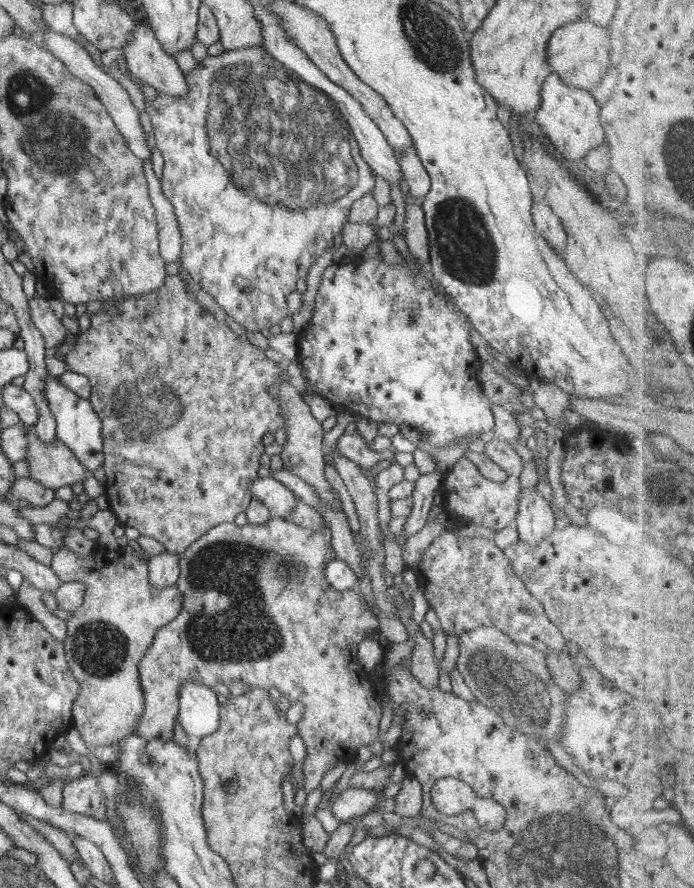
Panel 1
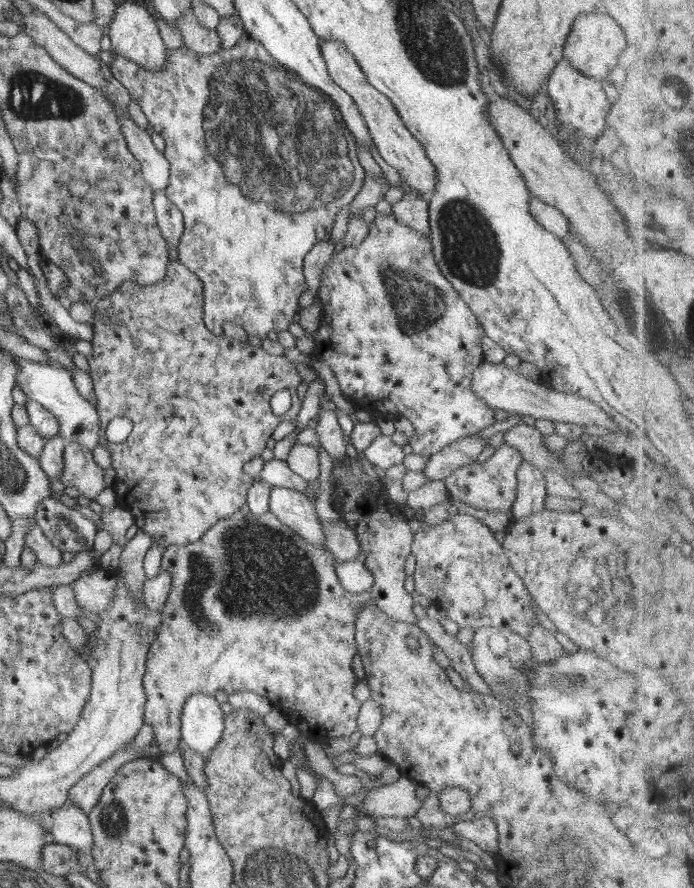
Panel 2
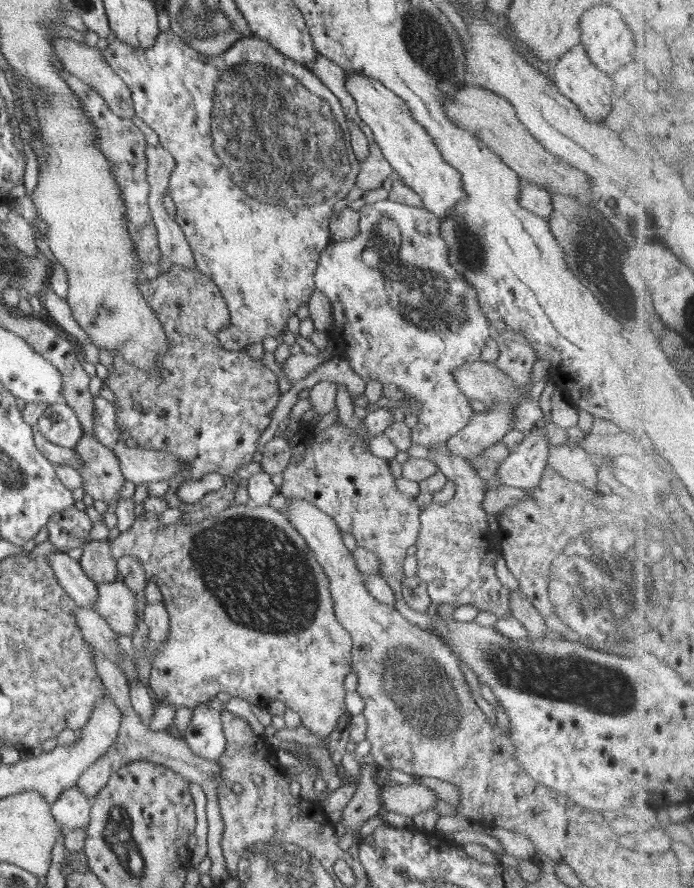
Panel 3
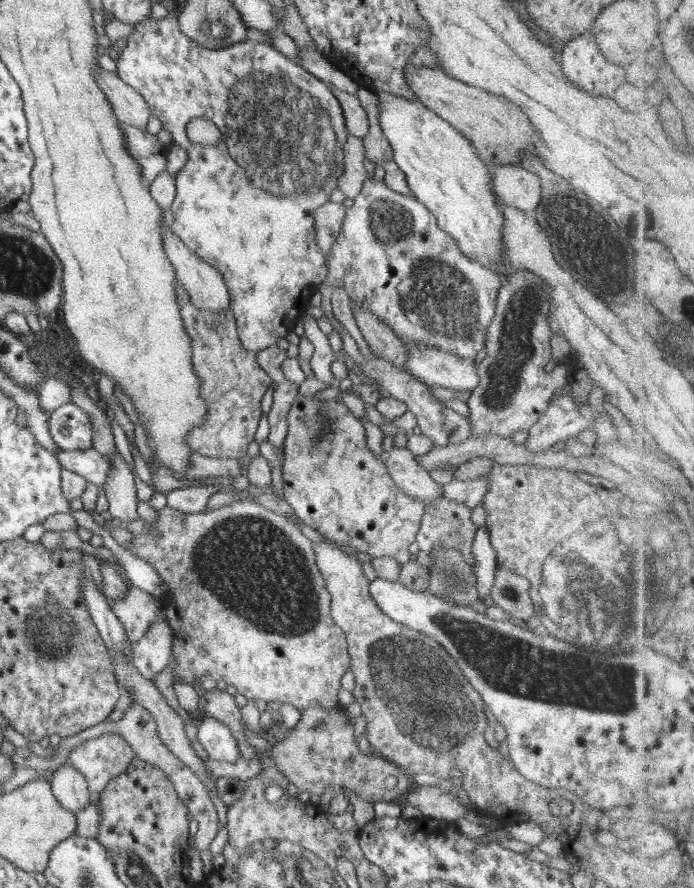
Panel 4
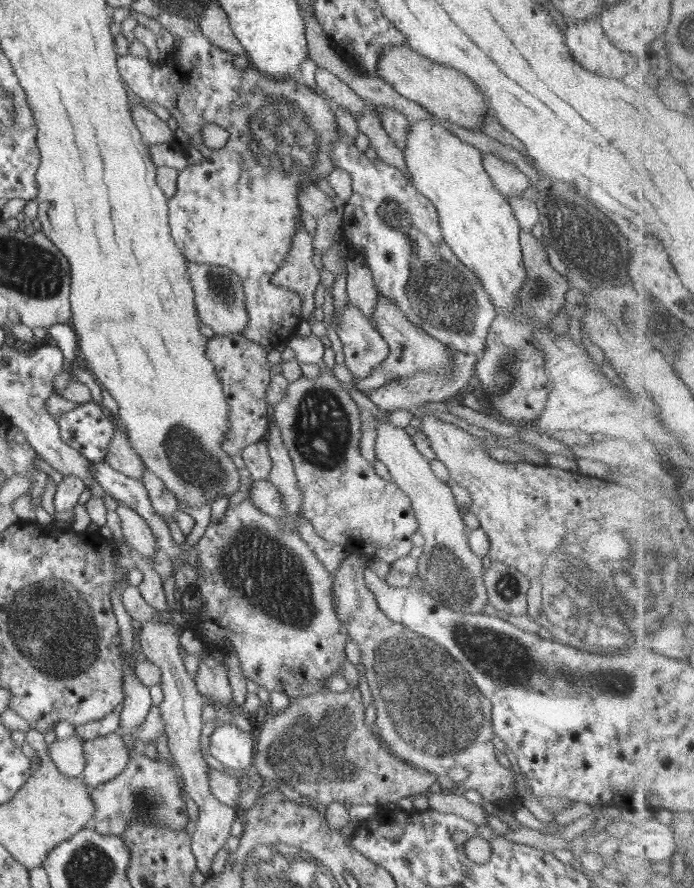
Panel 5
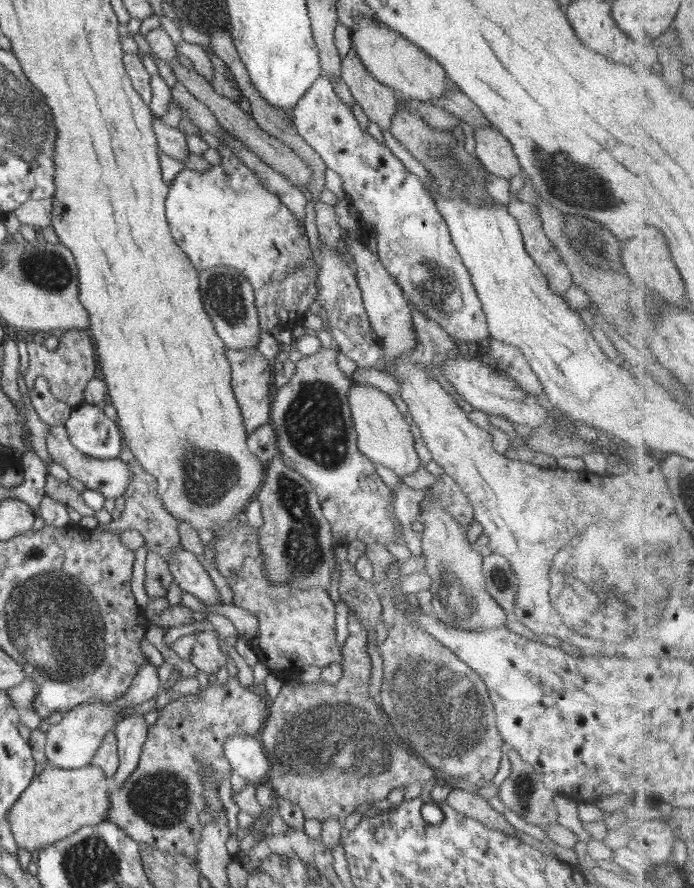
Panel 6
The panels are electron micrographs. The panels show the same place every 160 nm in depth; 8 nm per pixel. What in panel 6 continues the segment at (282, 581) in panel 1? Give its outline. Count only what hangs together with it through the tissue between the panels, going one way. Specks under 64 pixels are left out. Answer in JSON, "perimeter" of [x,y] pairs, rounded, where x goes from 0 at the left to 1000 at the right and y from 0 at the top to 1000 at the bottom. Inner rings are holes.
{"perimeter":[[[349,581],[346,590],[334,596],[324,607],[314,607],[310,614],[314,620],[311,627],[313,641],[324,650],[330,662],[336,666],[337,680],[367,691],[373,698],[372,716],[366,716],[363,725],[366,734],[373,739],[375,745],[382,748],[389,758],[401,759],[409,768],[434,759],[437,750],[458,750],[468,752],[478,745],[491,745],[494,742],[491,730],[484,726],[484,697],[481,696],[481,678],[470,663],[424,663],[414,658],[395,658],[383,651],[379,642],[379,626],[372,613],[373,595],[366,596],[357,591],[356,584]]]}

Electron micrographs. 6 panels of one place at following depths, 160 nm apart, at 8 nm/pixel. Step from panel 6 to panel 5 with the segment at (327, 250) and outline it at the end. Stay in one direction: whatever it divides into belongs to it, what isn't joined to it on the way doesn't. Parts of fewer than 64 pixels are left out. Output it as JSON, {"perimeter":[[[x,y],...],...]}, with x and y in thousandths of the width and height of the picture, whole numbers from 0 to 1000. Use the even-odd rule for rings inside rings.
{"perimeter":[[[499,342],[484,375],[496,389],[497,411],[512,428],[529,426],[562,399],[559,387],[522,350]]]}

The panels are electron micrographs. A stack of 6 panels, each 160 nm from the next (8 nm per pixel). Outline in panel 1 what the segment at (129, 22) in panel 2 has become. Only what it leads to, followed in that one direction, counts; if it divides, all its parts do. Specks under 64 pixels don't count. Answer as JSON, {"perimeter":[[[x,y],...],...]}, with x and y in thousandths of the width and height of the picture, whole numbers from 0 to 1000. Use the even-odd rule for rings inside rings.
{"perimeter":[[[196,12],[193,15],[197,23],[190,37],[192,42],[177,54],[180,68],[190,84],[207,91],[207,93],[220,97],[228,105],[236,105],[241,108],[261,109],[272,105],[267,84],[256,75],[254,66],[246,61],[238,59],[216,28],[205,25]]]}

